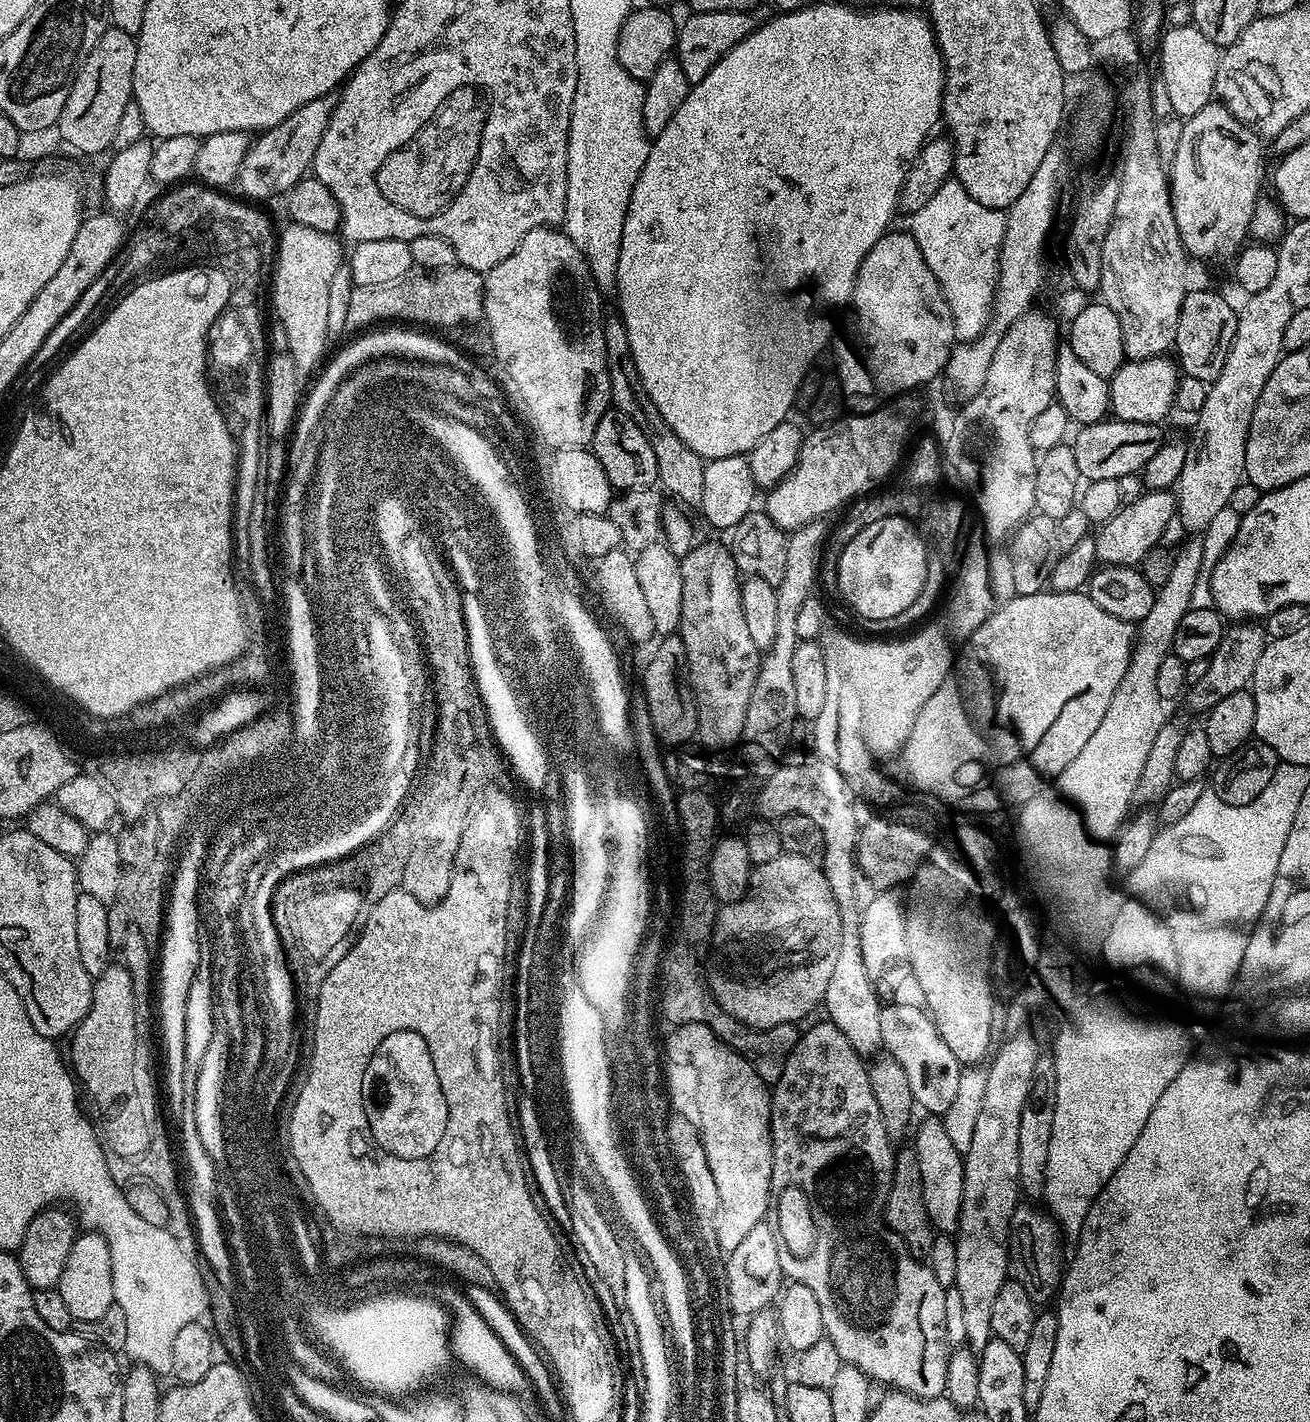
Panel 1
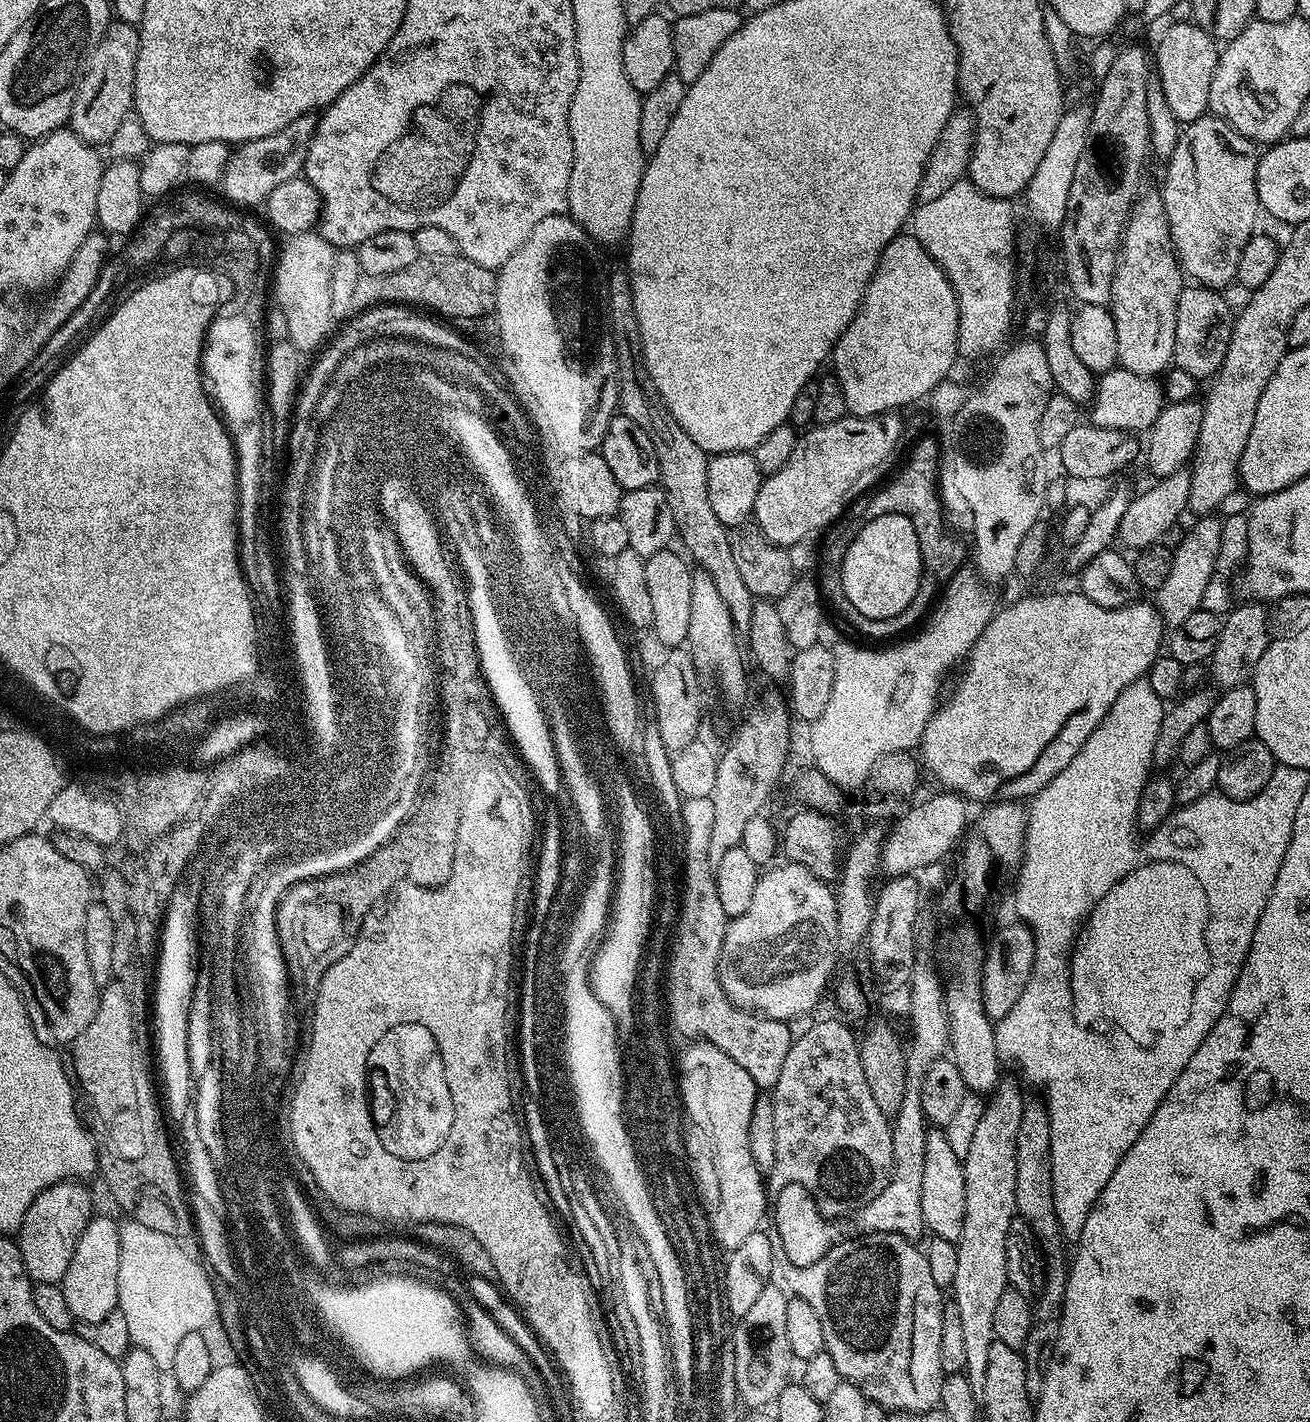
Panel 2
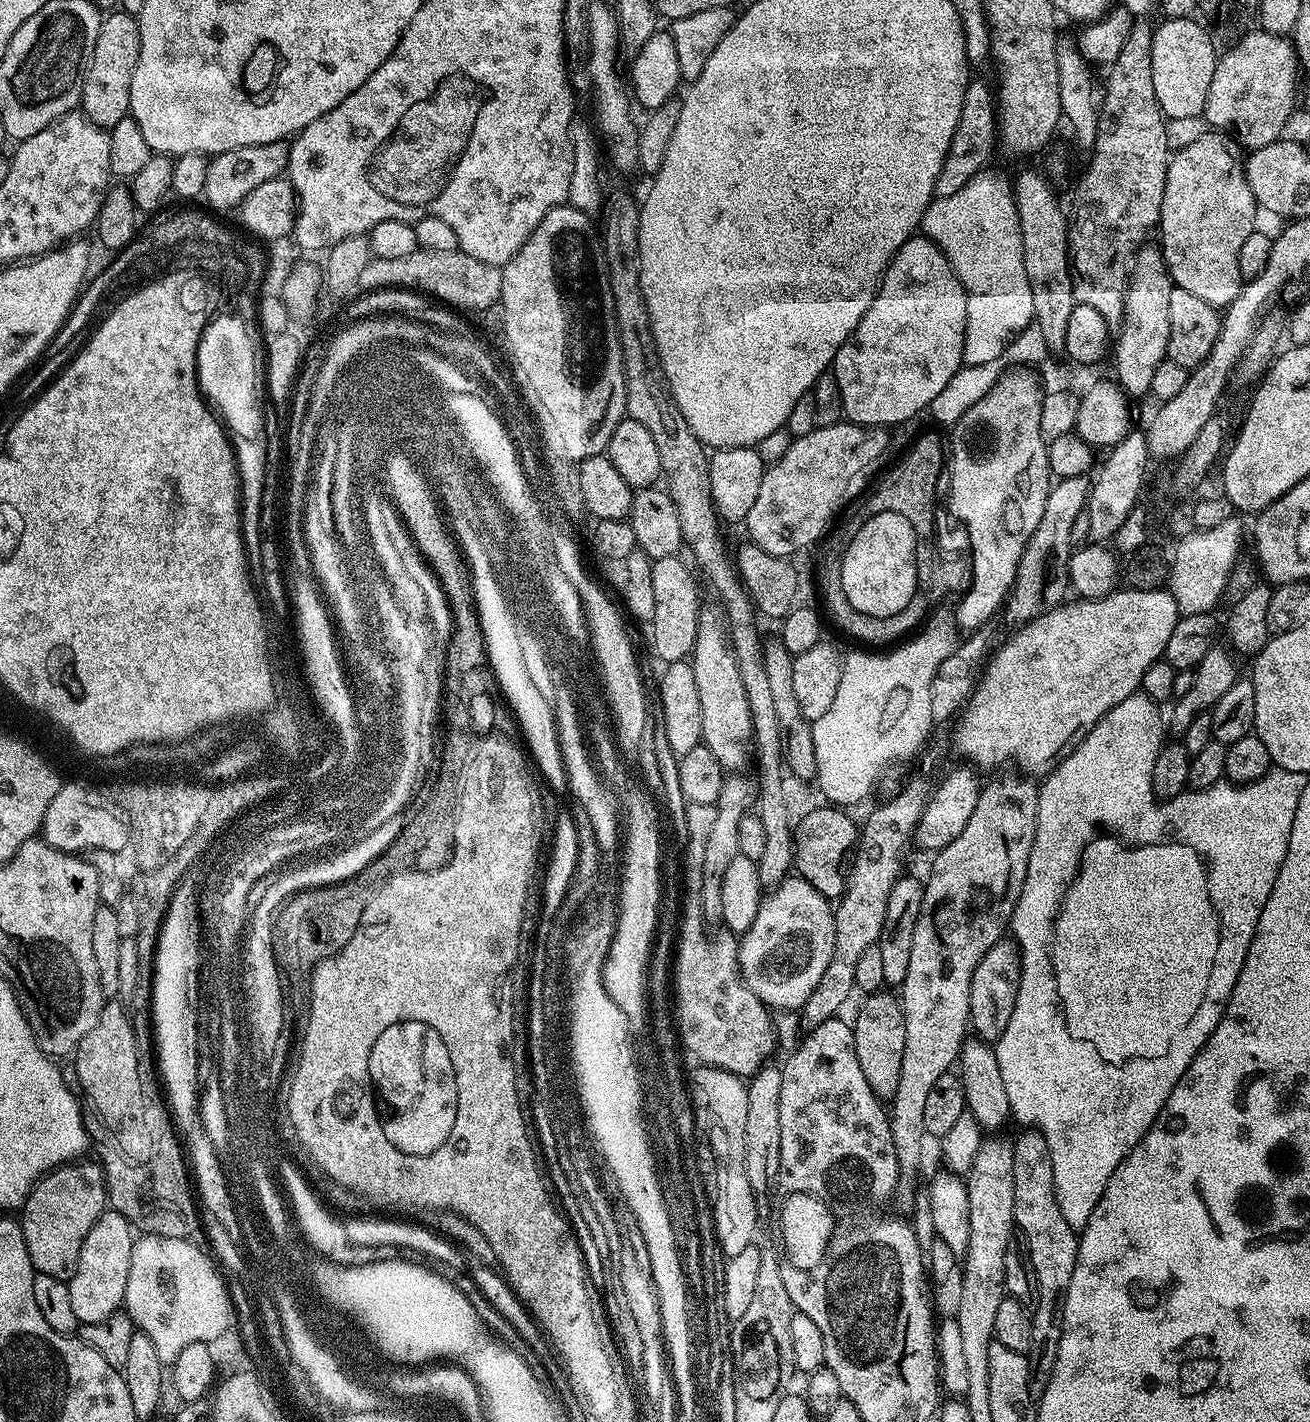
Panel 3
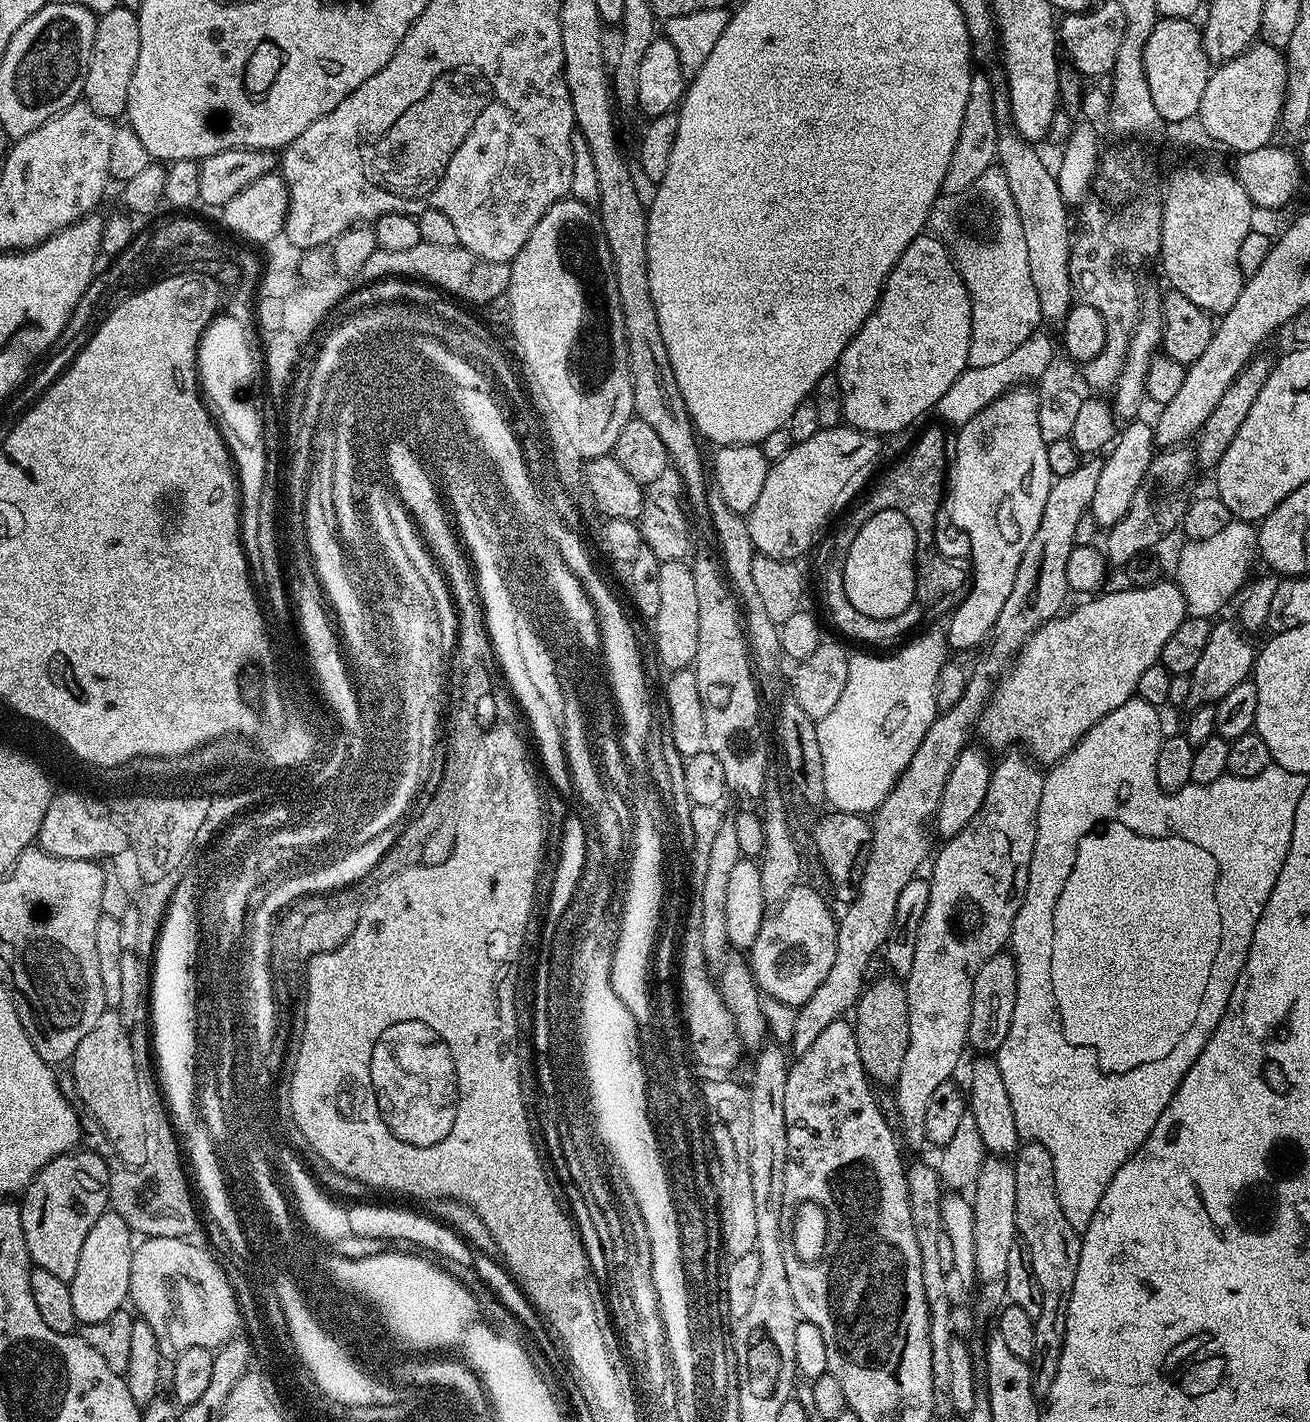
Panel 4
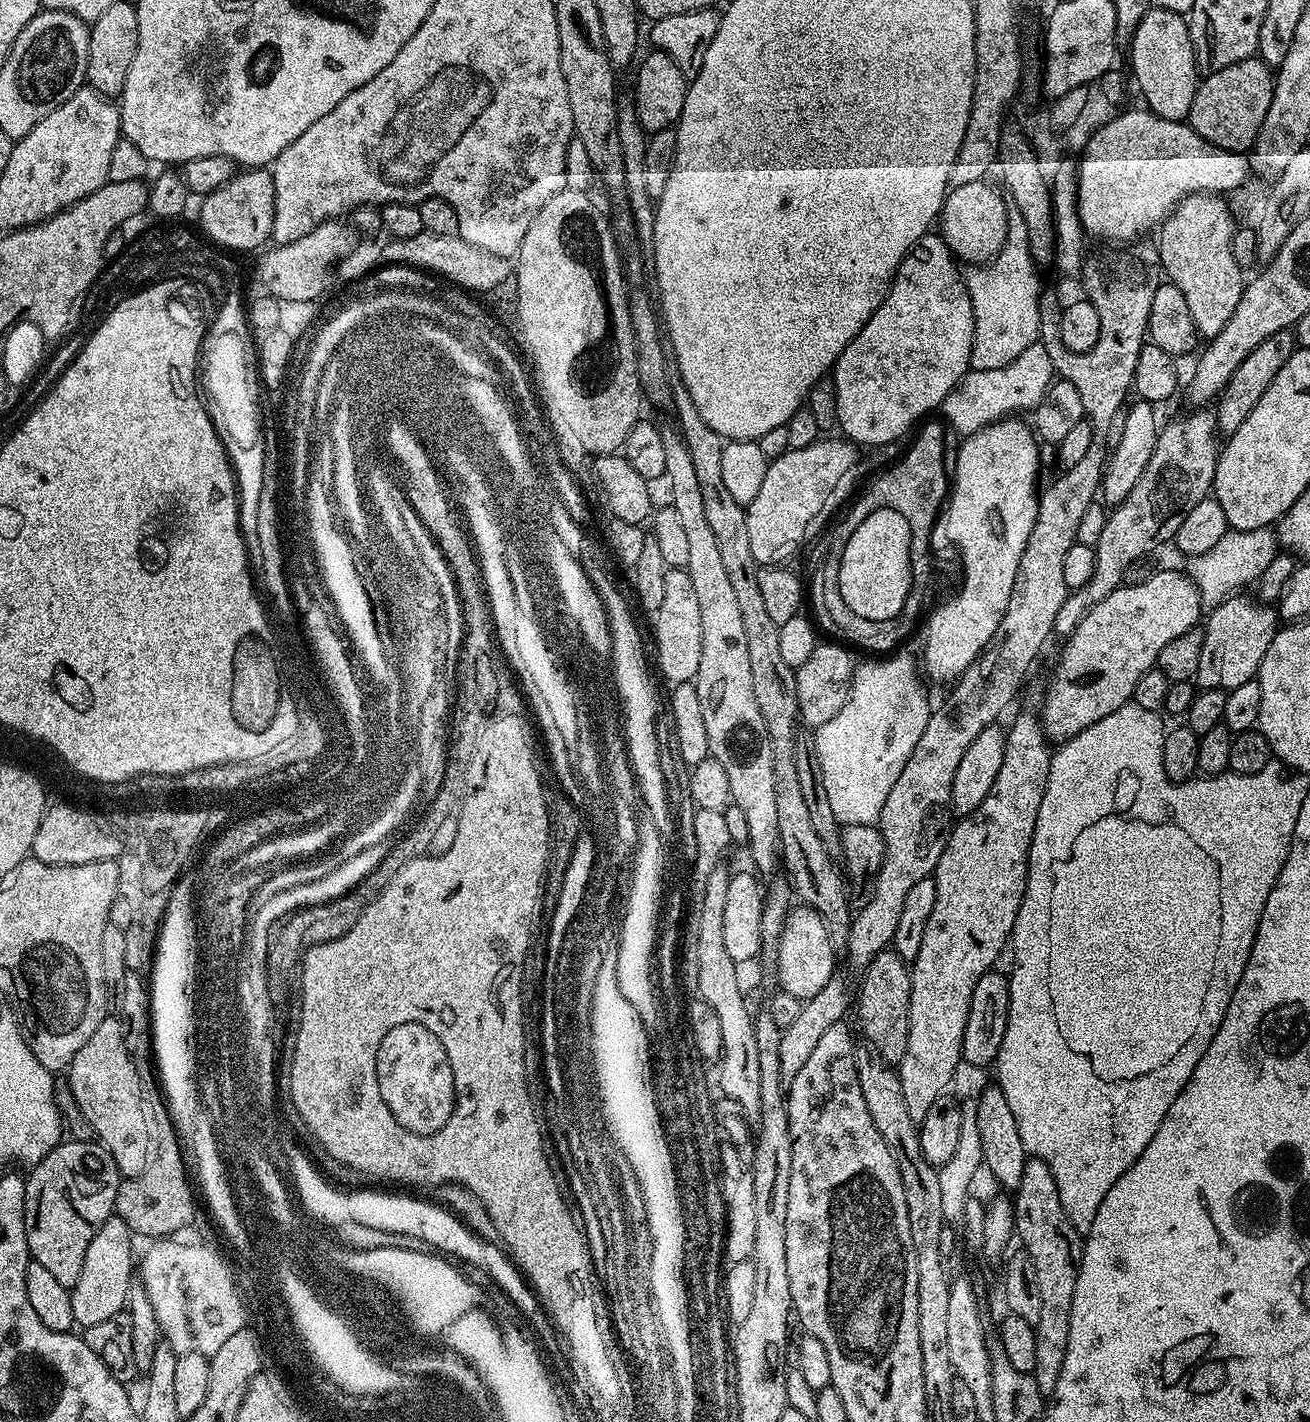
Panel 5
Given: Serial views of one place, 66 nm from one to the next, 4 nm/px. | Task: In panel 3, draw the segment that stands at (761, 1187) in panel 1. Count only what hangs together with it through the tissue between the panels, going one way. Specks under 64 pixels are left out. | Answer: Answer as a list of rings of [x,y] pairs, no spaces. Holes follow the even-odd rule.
[[[706,1069],[697,1081],[696,1099],[699,1105],[699,1123],[708,1131],[712,1151],[720,1169],[720,1186],[714,1193],[712,1217],[716,1223],[718,1248],[725,1257],[742,1254],[742,1250],[753,1247],[756,1236],[756,1196],[746,1178],[744,1165],[744,1139],[746,1138],[746,1094],[745,1081],[724,1069]]]

